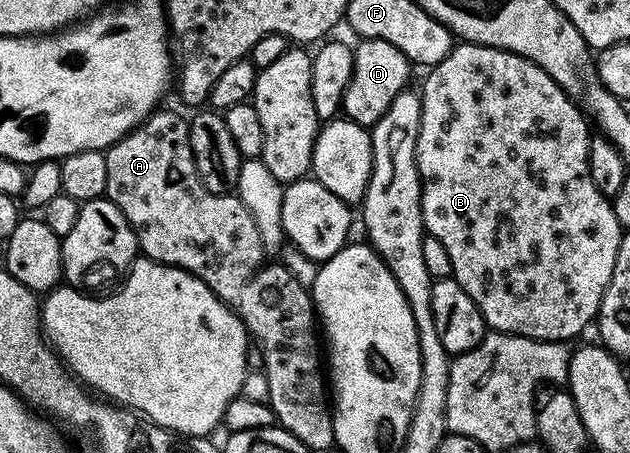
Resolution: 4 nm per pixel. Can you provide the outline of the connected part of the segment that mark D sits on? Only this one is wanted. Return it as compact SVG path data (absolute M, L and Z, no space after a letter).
M363 38L354 46L354 67L352 80L348 80L348 88L344 92L341 113L350 121L367 128L375 124L389 110L389 105L396 96L407 89L411 84L410 70L412 64L396 48L396 44L388 44L388 40L379 38Z

